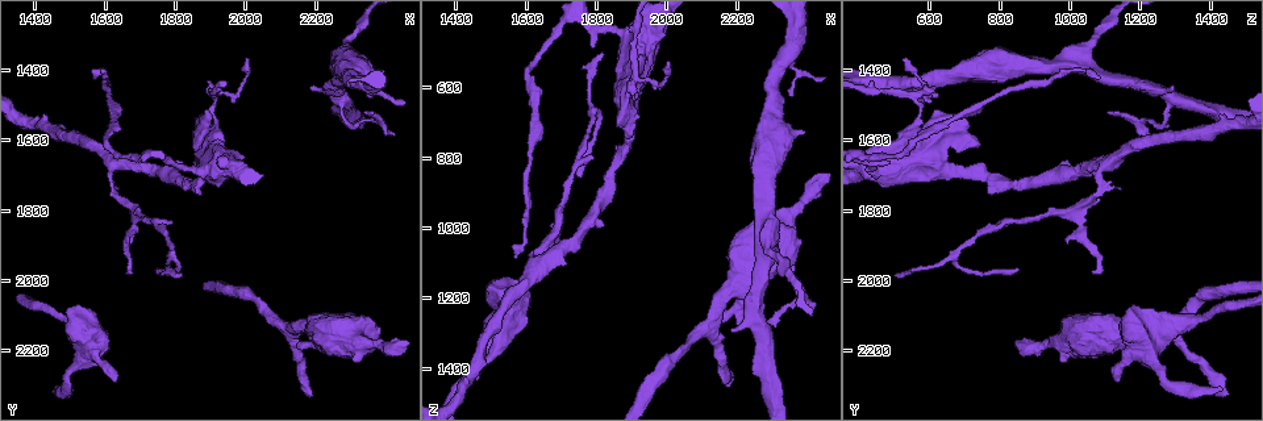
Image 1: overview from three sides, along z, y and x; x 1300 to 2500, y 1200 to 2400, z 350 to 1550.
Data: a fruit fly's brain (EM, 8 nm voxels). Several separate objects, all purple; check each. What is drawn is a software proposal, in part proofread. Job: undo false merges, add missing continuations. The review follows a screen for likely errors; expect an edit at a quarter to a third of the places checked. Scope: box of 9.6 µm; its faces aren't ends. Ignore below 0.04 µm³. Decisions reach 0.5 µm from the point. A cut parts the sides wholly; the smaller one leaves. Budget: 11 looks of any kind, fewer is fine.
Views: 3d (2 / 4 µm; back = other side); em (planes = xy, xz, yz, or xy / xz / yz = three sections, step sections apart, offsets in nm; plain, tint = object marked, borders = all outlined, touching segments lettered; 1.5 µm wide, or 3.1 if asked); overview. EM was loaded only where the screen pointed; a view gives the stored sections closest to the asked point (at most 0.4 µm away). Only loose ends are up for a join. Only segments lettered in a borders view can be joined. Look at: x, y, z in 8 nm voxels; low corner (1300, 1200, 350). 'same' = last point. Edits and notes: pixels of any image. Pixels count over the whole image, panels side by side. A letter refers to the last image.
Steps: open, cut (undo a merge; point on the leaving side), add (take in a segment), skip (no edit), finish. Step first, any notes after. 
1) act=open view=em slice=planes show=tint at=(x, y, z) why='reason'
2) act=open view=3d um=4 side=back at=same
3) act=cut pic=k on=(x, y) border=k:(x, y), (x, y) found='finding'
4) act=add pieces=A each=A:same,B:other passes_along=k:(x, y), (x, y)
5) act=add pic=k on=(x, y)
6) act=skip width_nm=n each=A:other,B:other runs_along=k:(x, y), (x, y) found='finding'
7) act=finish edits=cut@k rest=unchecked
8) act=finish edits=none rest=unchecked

act=open view=3d um=2 at=(2180, 1440, 1300) why='free end'

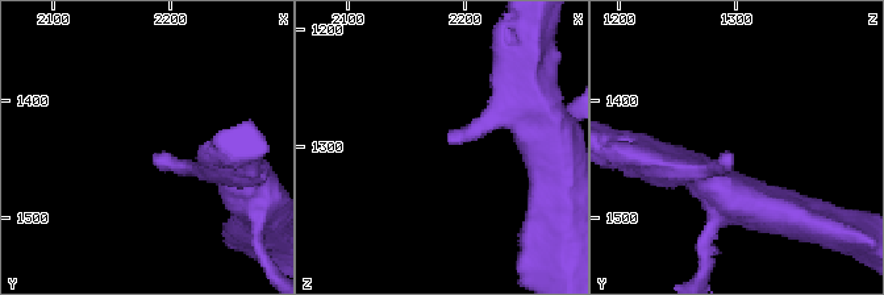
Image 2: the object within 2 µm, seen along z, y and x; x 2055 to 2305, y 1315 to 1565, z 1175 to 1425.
act=open view=em slice=xz step=4 show=tint at=(2184, 1450, 1294)

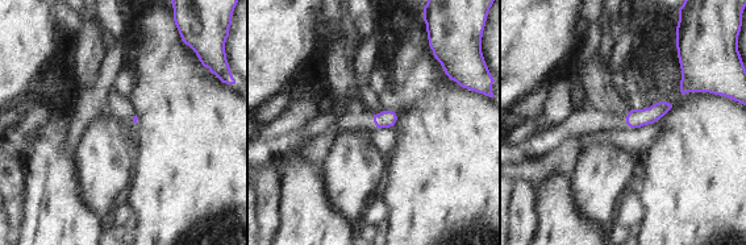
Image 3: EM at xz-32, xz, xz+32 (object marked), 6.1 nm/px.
act=open view=em slice=planes show=borders at=same why='another direction'

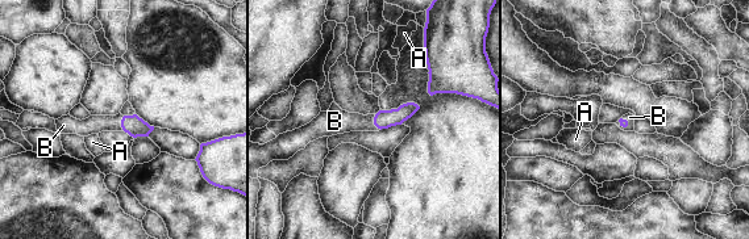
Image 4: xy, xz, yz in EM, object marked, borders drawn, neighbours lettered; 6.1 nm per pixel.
act=add pieces=B each=A:other,B:same found='the cell continues'

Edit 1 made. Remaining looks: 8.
act=open view=overview why='redraw'

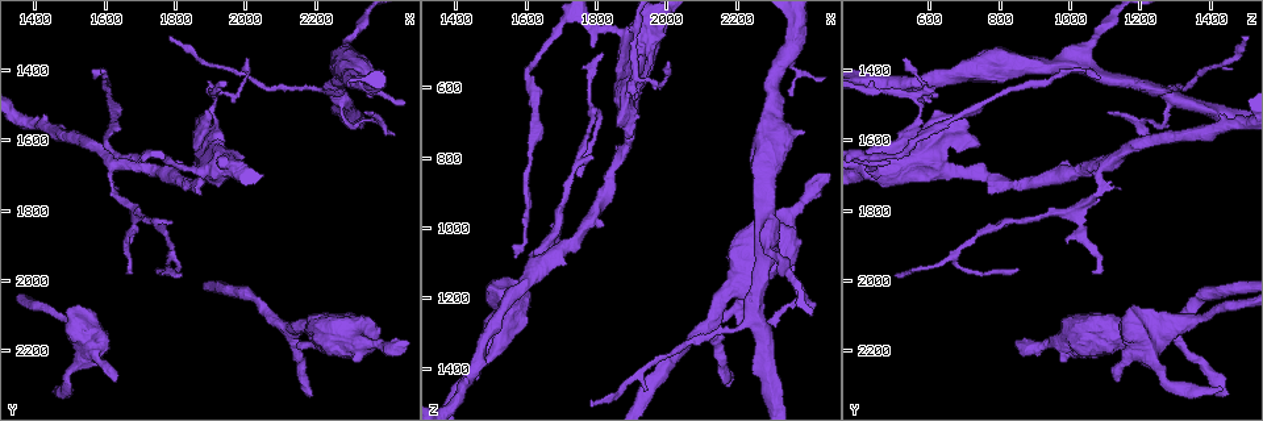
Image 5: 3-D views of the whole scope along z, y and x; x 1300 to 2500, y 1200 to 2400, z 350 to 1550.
act=open view=em slice=planes show=plain at=(1900, 1450, 620) why='free end'

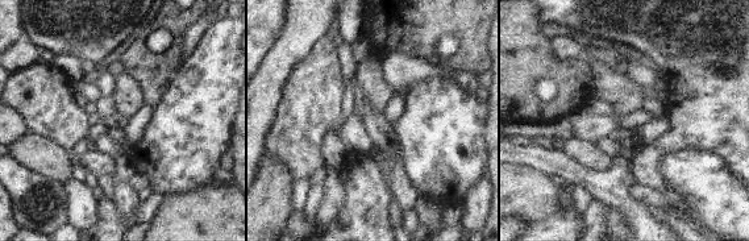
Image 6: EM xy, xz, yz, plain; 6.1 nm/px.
act=open view=em slice=planes show=borders at=same why='what lies round it'

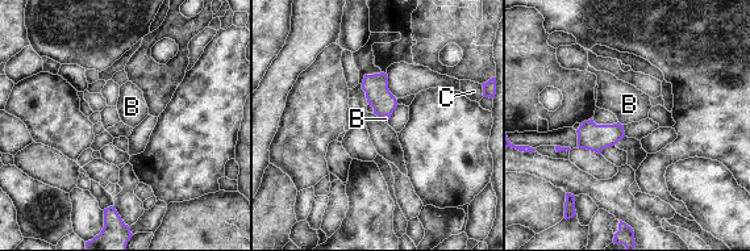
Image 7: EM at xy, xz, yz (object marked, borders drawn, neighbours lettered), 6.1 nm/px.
act=add pieces=B each=B:same,C:other found='the cell continues'

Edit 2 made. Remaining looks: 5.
act=open view=overview

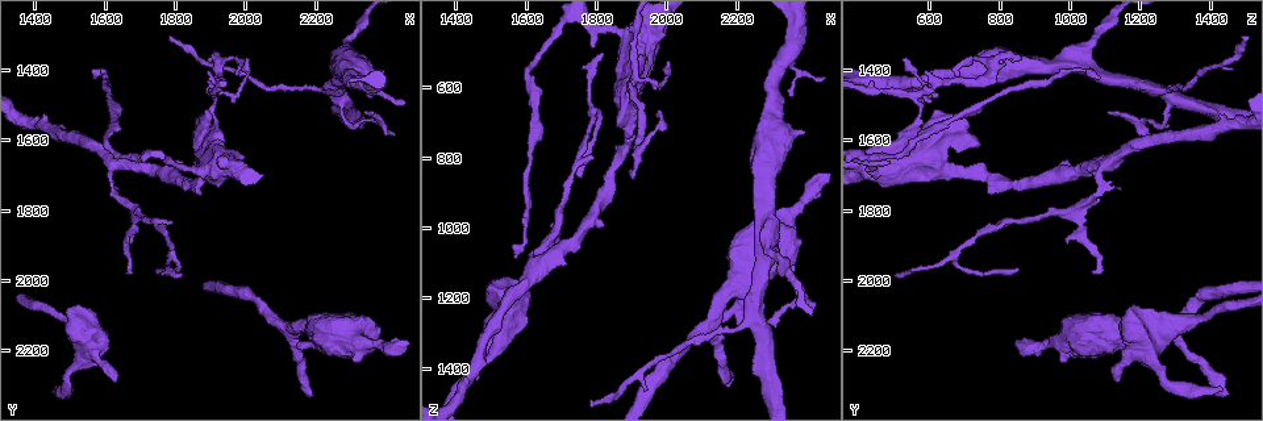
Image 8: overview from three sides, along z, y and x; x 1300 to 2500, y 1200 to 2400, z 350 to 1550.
act=open view=3d um=2 at=(2170, 2320, 1460) why='free end'

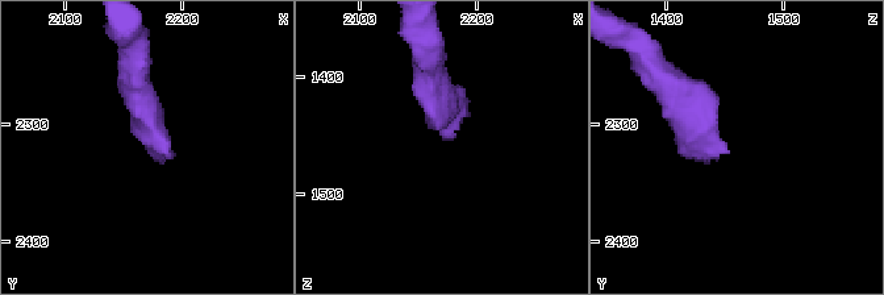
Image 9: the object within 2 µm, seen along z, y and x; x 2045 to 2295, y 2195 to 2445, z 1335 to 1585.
act=open view=em slice=planes show=borders at=(2178, 2328, 1450) why='need the tissue'

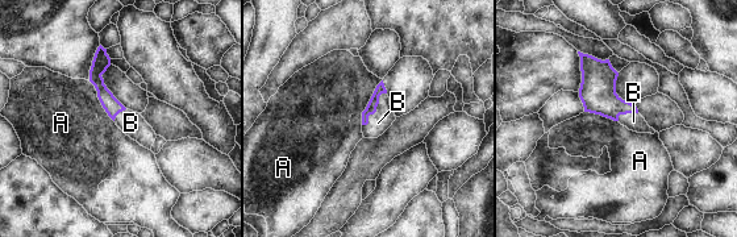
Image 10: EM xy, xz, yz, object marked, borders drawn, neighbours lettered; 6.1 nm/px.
act=add pieces=B each=A:other,B:same passes_along=10:(371, 107), (375, 109), (378, 123) found='it goes on there'

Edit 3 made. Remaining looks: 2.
act=finish edits=add@4,add@7,add@10 rest=unchecked

